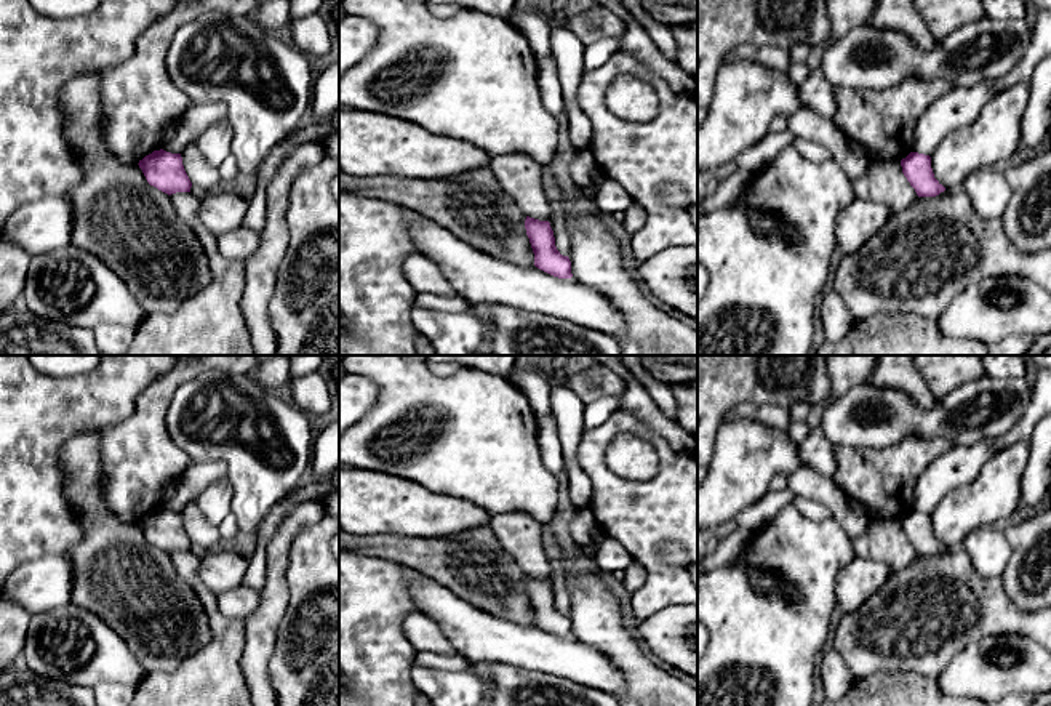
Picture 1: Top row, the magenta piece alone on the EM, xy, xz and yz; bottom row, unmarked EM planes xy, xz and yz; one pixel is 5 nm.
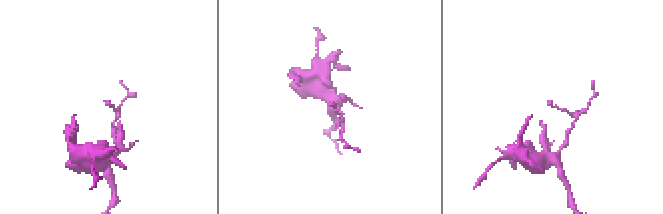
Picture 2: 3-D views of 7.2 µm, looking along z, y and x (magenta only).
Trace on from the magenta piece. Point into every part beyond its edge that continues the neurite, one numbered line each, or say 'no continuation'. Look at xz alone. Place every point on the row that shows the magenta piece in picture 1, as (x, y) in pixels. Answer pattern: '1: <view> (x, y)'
no continuation

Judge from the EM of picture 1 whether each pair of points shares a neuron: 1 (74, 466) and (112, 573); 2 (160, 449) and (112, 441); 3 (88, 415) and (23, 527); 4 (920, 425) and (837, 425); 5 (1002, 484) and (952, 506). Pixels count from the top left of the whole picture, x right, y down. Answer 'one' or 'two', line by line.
1: one
2: one
3: one
4: one
5: one

